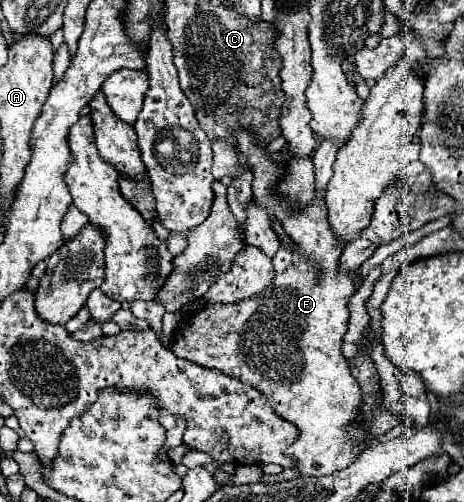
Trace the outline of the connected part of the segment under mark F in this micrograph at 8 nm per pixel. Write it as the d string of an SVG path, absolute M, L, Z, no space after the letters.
M240 131L236 135L240 151L246 155L248 163L252 165L254 173L254 201L258 201L264 209L274 209L278 213L278 219L282 221L284 231L294 241L294 249L280 247L276 257L272 259L276 277L272 285L262 291L260 297L254 299L242 299L234 305L220 305L212 303L206 305L202 311L188 317L174 335L172 351L196 365L216 369L224 375L236 377L242 383L258 389L270 407L286 421L296 425L298 439L286 449L286 457L294 459L294 469L300 477L318 477L318 475L330 475L334 471L340 471L356 461L356 457L364 451L364 447L354 445L350 437L346 435L346 425L352 423L362 407L362 393L358 381L350 373L348 359L340 353L342 335L348 329L348 301L356 293L354 279L358 273L340 273L338 259L340 259L340 245L336 241L336 235L332 233L328 225L328 211L324 201L314 197L314 203L306 209L288 209L288 203L274 195L272 183L280 179L282 165L268 159L264 155L264 147L258 147L256 141L250 137L248 131Z

